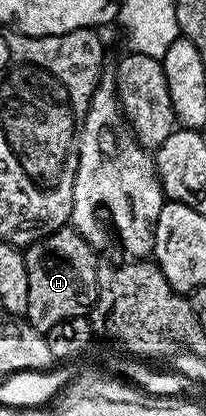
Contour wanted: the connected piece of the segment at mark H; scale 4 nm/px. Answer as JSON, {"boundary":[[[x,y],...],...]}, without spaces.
{"boundary":[[[70,224],[26,247],[29,304],[25,320],[32,328],[45,332],[53,328],[53,324],[61,324],[61,320],[77,318],[90,311],[99,291],[101,269],[100,263],[95,263],[95,254],[96,247],[87,243]]]}

